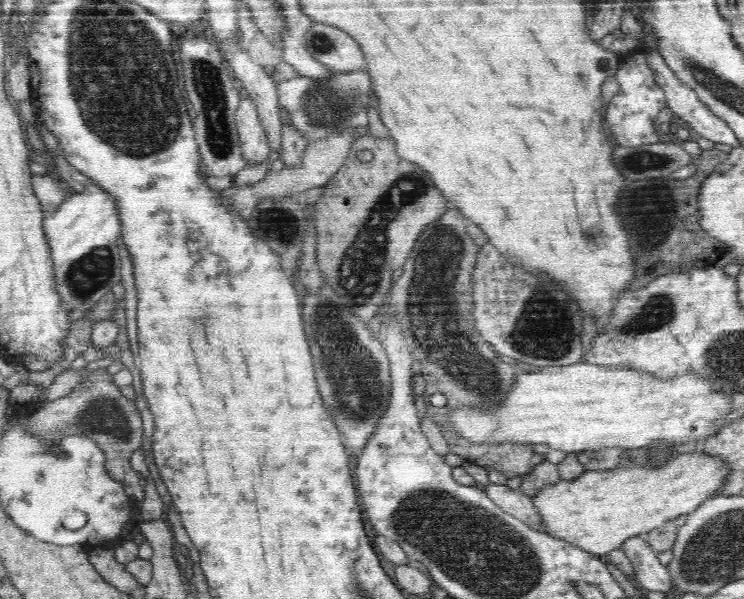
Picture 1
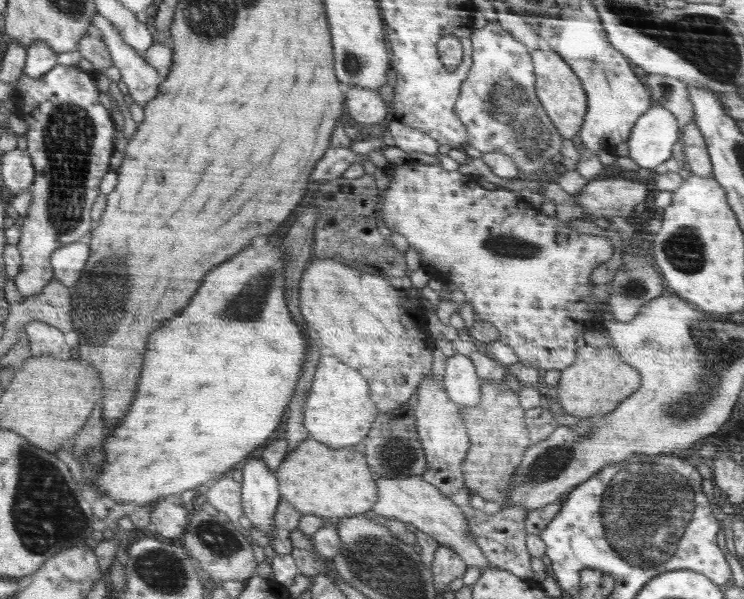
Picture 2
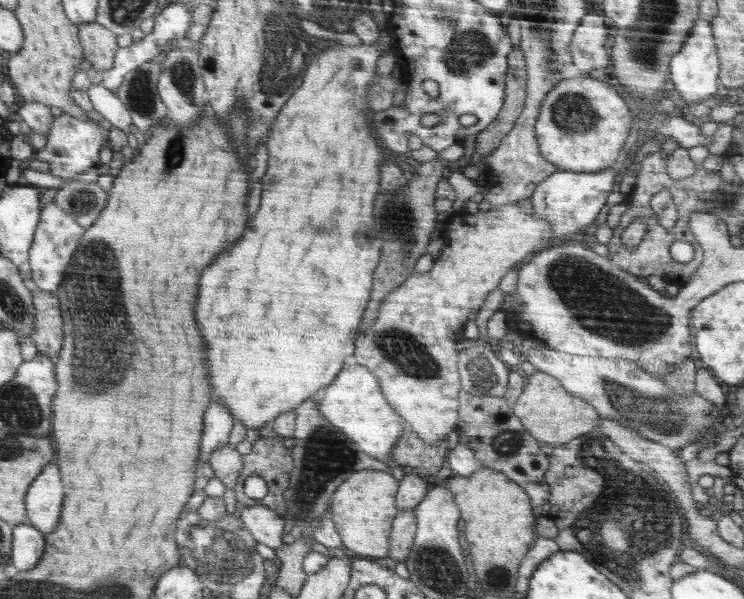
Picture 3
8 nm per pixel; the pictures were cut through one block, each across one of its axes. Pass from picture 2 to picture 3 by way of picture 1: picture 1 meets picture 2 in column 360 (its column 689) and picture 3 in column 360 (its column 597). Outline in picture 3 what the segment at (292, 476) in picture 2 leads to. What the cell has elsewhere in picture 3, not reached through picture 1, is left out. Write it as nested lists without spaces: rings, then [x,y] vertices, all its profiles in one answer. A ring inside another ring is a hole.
[[[359,471],[335,490],[331,500],[332,521],[346,551],[352,556],[383,558],[391,550],[391,530],[398,516],[399,481],[390,472]]]

